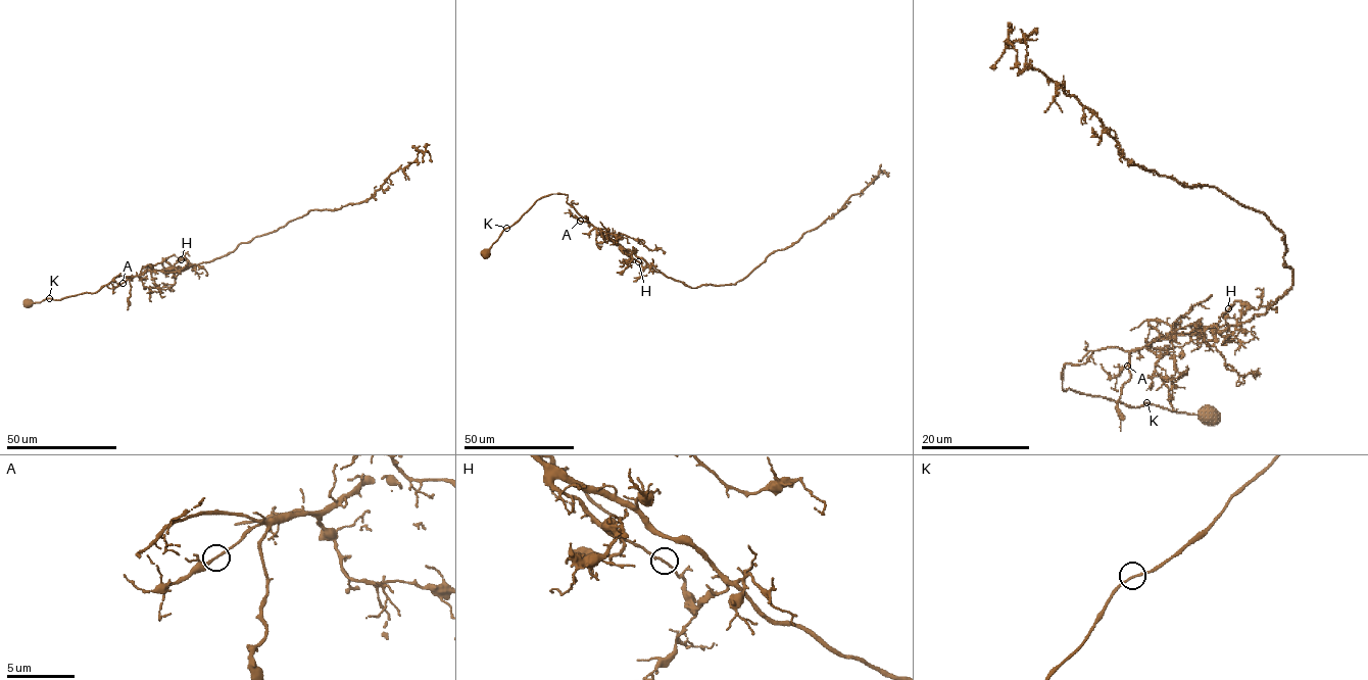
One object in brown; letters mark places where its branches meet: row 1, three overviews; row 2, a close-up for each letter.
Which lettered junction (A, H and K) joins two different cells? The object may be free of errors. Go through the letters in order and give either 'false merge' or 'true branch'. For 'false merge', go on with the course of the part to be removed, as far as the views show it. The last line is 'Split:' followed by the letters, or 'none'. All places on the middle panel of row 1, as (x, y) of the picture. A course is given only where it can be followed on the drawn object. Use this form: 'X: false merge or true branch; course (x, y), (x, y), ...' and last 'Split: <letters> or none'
A: true branch
H: true branch
K: true branch
Split: none

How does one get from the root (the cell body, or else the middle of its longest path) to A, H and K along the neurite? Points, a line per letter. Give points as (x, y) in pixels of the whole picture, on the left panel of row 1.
A: (27, 304), (95, 293), (115, 277), (130, 278), (123, 283)
H: (27, 304), (95, 293), (115, 277), (134, 277), (147, 271), (164, 270), (181, 259)
K: (27, 304), (49, 298)

